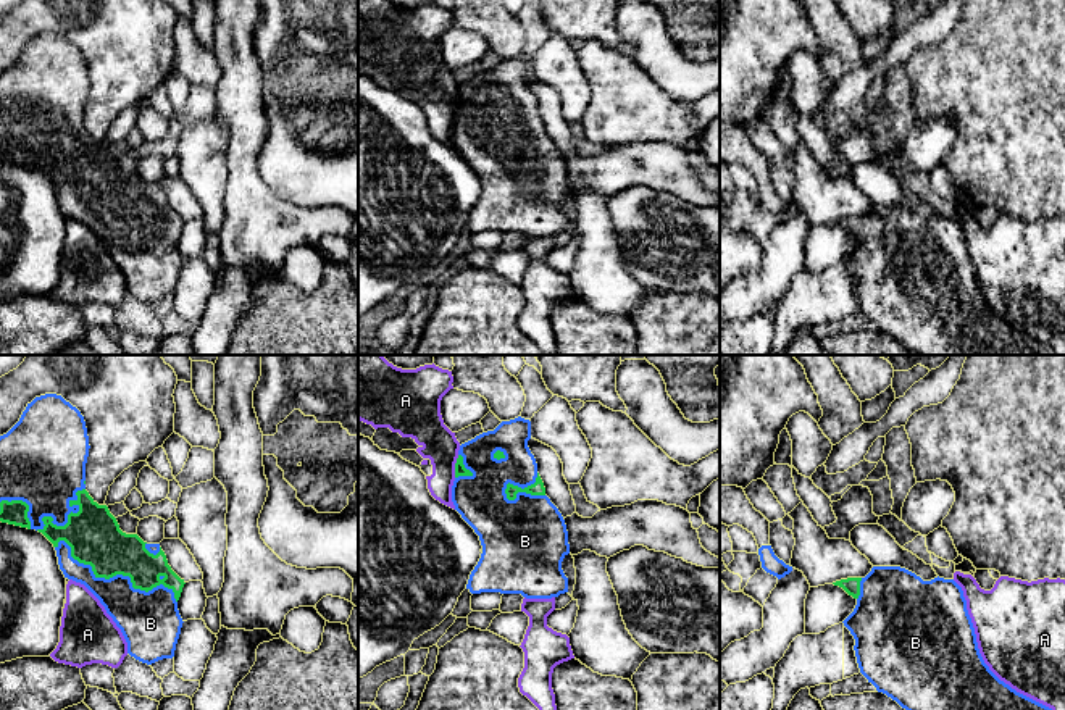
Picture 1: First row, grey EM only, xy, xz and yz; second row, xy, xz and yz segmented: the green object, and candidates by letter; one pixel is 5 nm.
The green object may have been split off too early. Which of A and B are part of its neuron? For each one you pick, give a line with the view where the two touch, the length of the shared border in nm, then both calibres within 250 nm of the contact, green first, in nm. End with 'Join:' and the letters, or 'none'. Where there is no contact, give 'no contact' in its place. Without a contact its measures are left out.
B: contact in xy; length 650 nm; calibres 260 and 240 nm
Join: B

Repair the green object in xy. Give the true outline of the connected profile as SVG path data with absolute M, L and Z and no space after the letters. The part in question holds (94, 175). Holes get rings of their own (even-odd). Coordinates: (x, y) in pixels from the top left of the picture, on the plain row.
M45 32L27 42L19 60L0 74L0 160L36 168L53 182L65 216L84 223L100 239L121 268L131 295L147 303L173 297L184 261L178 239L186 221L171 208L160 182L147 182L137 173L123 171L108 145L98 144L89 134L86 129L89 87L84 55L61 34Z

